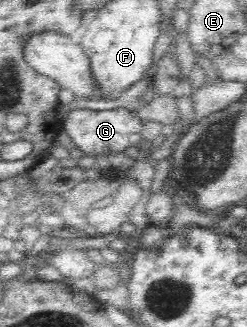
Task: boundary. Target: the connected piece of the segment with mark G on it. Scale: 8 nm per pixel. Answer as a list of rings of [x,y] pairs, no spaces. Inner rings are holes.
[[[73,108],[64,111],[62,130],[72,138],[73,144],[87,155],[123,152],[128,146],[136,146],[142,138],[144,121],[125,108],[116,110],[91,110],[91,108]]]

